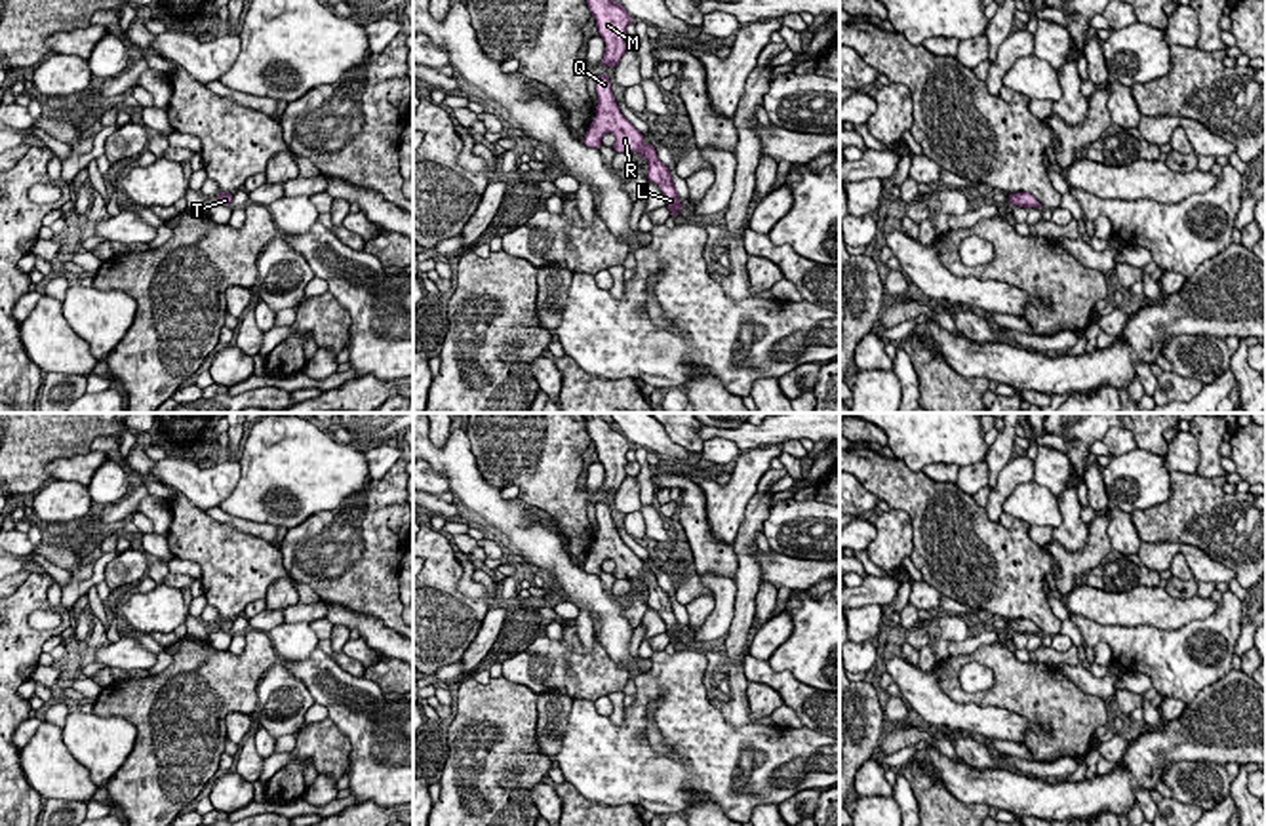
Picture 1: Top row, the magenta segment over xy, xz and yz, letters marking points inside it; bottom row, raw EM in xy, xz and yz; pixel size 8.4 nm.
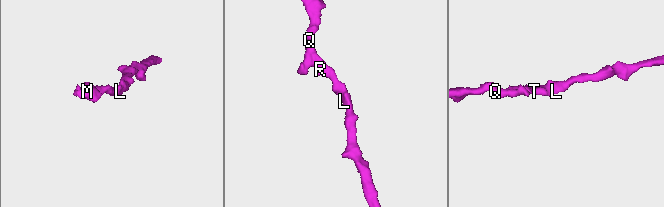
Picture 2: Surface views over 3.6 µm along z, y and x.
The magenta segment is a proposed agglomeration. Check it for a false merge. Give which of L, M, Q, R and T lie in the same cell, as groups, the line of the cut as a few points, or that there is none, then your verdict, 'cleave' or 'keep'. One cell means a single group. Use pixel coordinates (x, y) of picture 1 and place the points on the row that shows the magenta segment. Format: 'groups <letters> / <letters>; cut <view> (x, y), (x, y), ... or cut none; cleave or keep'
groups L M Q R T; cut none; keep

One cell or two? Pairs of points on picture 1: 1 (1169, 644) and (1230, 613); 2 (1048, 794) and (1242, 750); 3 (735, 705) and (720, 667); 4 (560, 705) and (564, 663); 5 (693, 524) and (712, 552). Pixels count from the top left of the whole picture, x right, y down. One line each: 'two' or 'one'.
1: one
2: one
3: one
4: two
5: one

